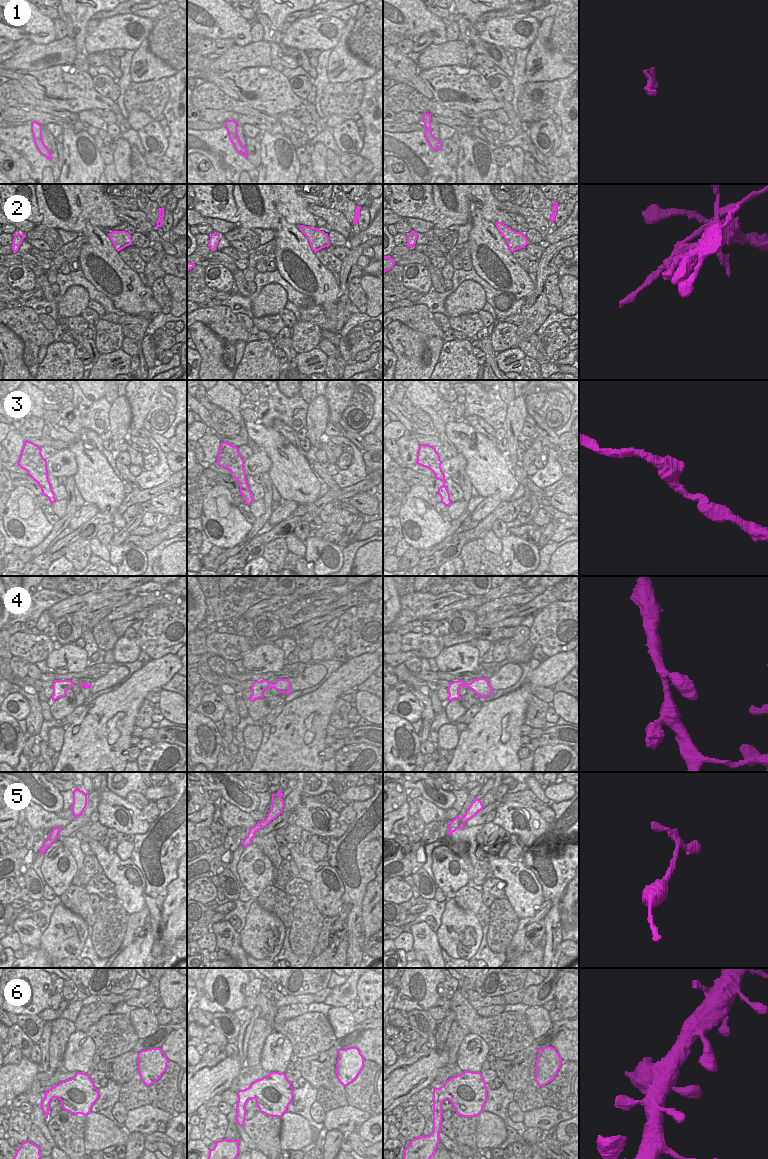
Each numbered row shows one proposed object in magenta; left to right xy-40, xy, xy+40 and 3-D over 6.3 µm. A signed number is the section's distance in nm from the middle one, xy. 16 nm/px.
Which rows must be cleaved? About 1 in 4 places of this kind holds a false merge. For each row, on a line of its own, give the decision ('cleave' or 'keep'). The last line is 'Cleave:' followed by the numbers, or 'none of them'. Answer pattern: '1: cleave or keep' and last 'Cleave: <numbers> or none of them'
1: keep
2: cleave
3: keep
4: keep
5: cleave
6: keep
Cleave: 2, 5

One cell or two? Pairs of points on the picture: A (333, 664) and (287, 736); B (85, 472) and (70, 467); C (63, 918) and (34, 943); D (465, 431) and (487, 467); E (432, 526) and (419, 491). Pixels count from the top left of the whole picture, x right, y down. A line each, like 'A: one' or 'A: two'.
A: two
B: two
C: two
D: one
E: one

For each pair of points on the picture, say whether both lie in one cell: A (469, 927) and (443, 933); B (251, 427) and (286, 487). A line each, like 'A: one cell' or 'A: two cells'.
A: one cell
B: one cell

